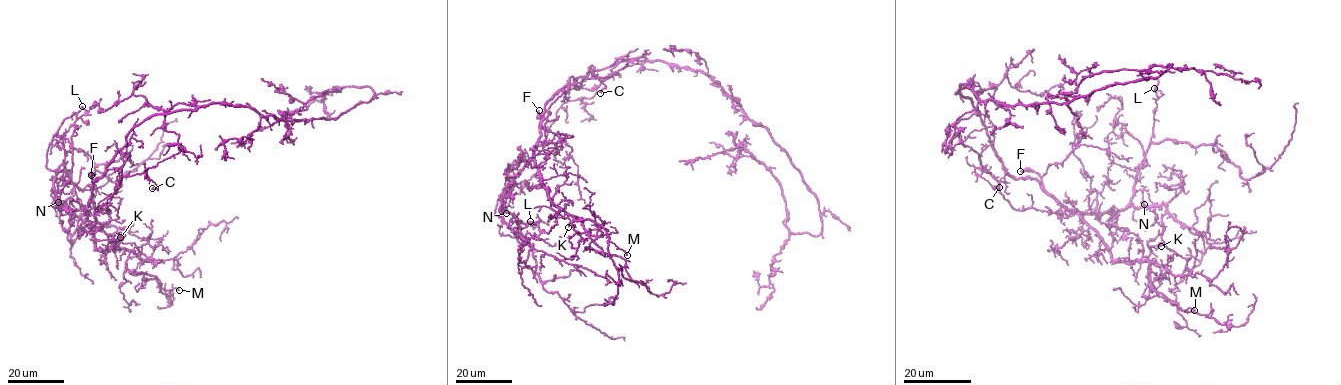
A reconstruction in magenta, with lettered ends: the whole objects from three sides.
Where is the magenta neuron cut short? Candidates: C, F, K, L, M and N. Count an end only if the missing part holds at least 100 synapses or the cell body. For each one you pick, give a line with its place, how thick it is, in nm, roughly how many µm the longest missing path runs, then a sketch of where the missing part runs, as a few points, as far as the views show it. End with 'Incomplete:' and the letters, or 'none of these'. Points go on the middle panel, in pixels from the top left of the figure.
F: (539, 110) | 420 nm | 70 µm | (539, 110), (540, 100), (555, 84), (585, 64), (597, 50), (618, 50), (638, 27), (653, 23)
Incomplete: F

